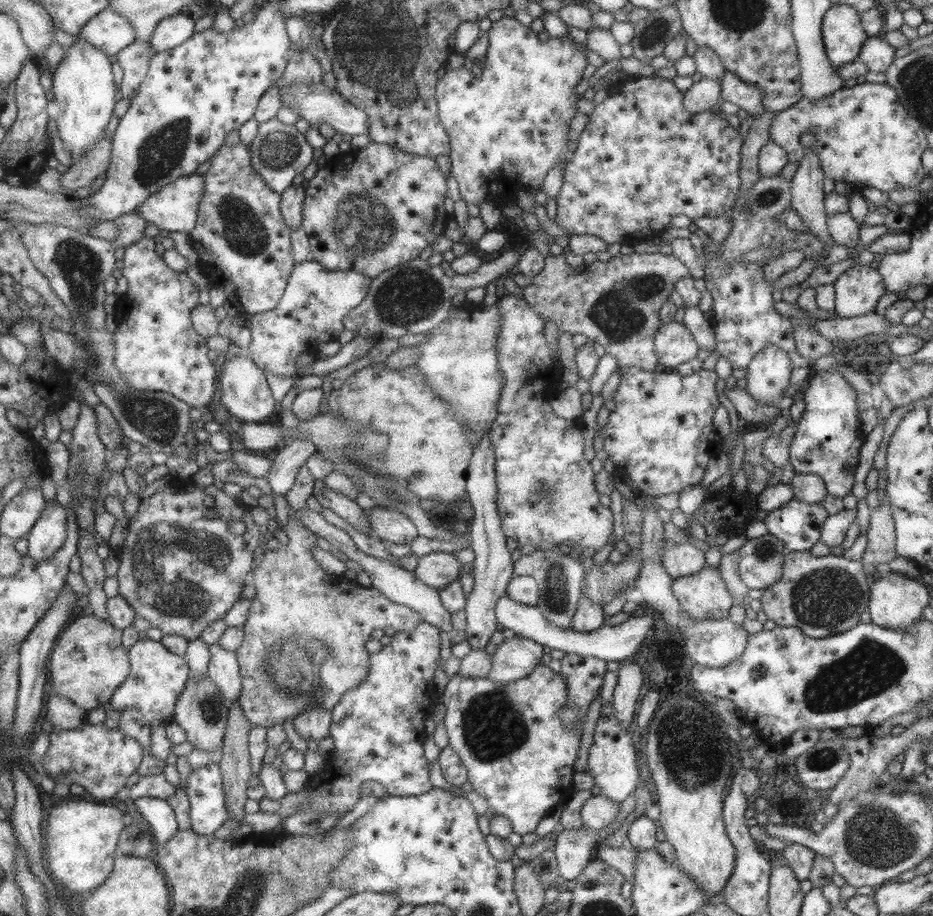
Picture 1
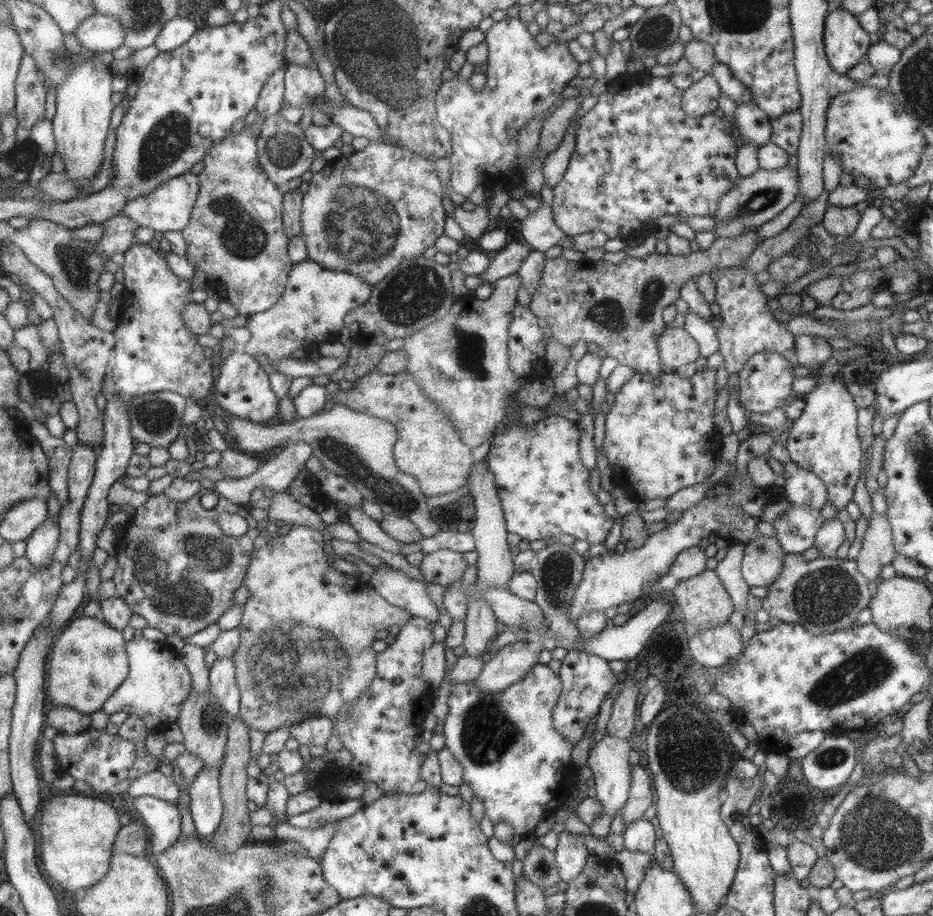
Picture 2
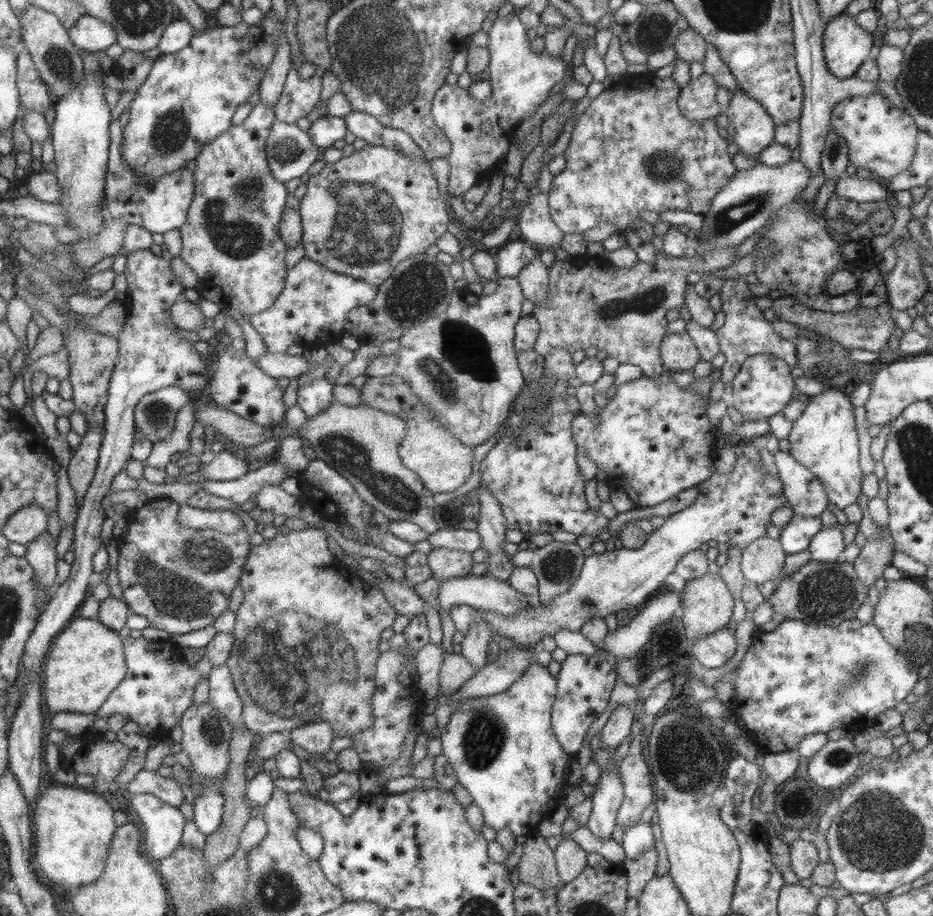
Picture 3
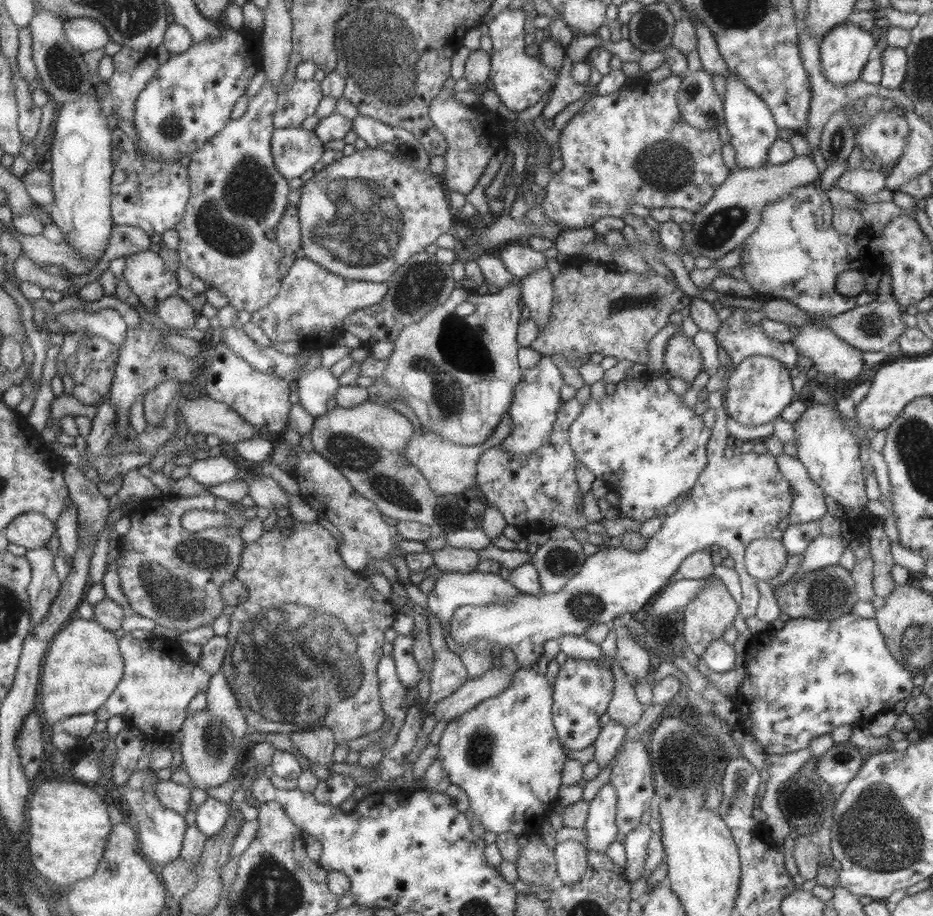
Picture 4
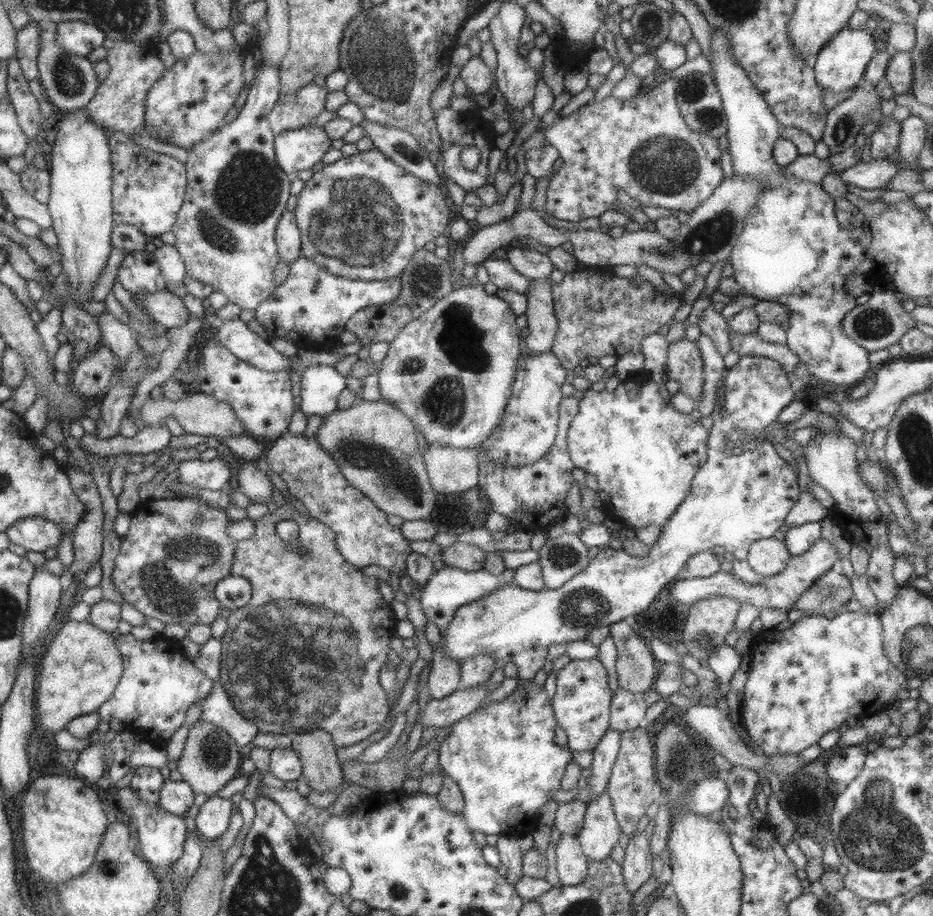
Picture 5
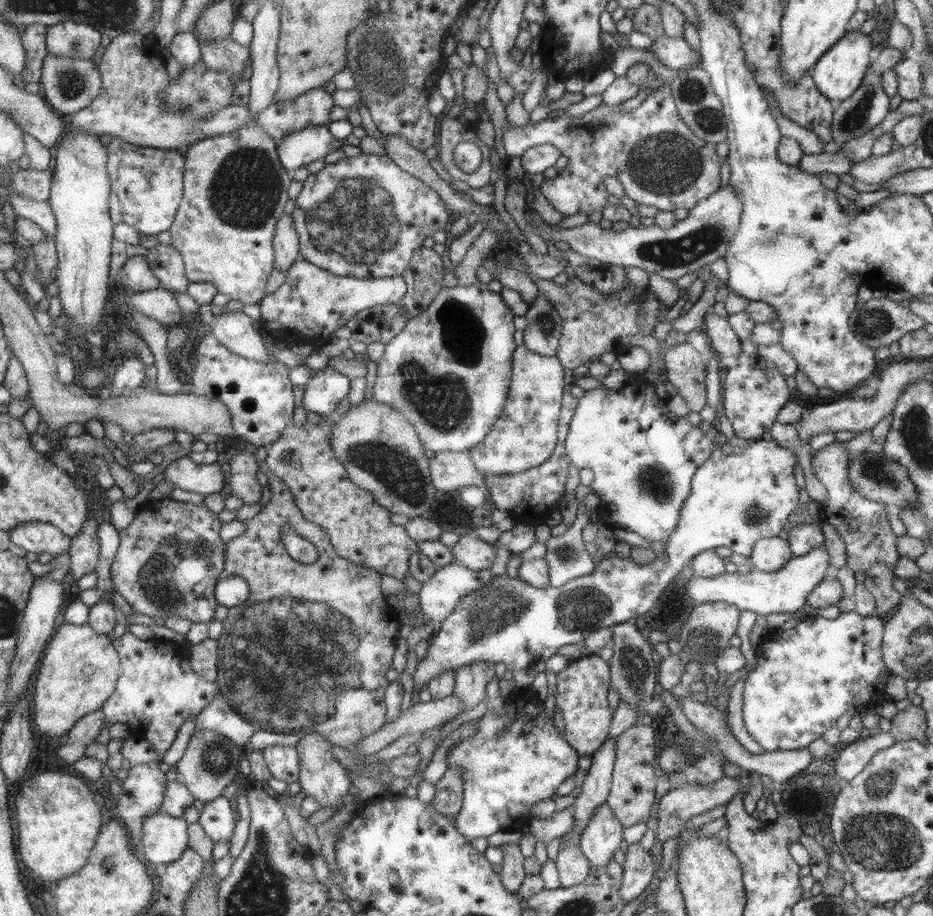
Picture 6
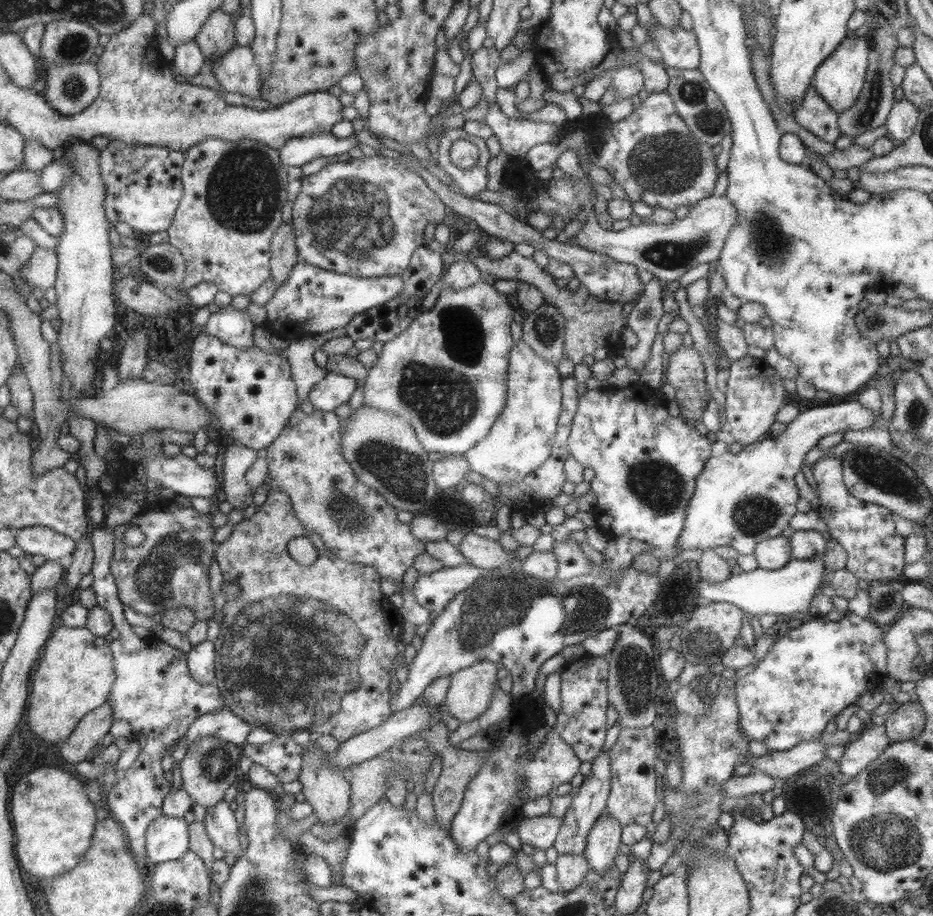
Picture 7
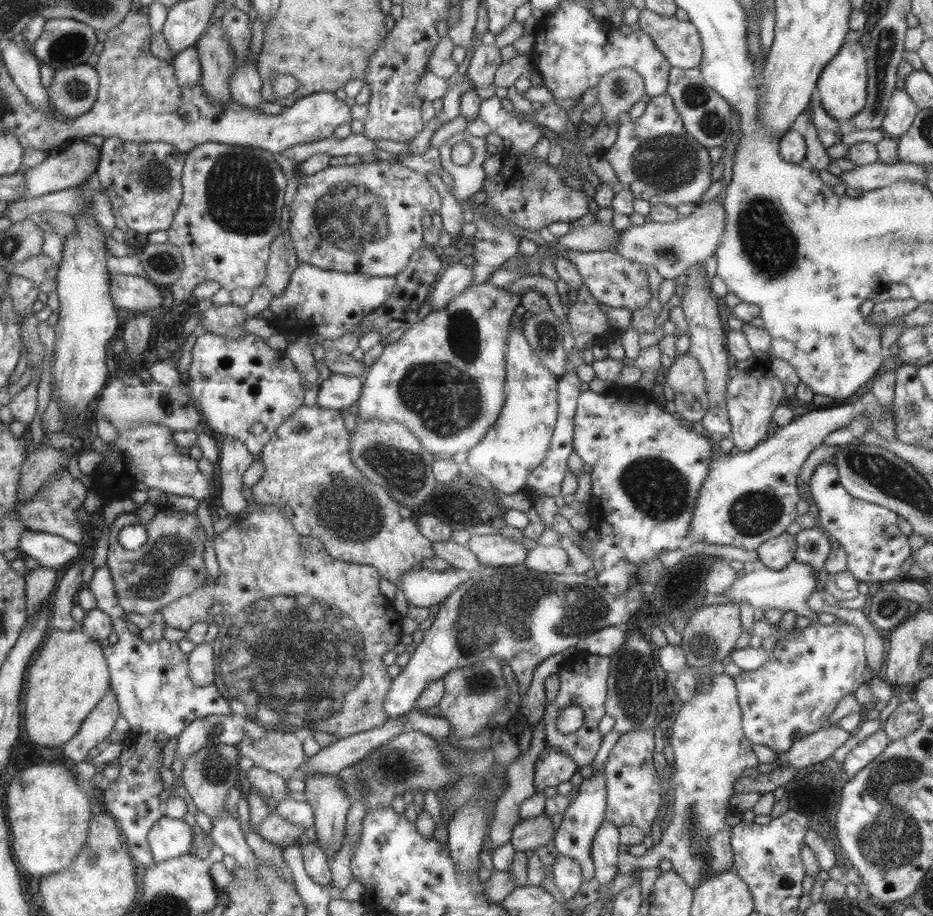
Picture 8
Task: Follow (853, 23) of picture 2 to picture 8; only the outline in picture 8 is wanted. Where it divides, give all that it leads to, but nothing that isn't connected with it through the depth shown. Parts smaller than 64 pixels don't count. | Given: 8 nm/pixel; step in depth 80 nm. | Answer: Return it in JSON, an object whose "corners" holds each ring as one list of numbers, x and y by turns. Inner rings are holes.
{"corners":[[844,41,837,54,825,64,817,80,815,92,820,98,820,105,835,120,844,124,865,102,867,70,866,54,859,41]]}

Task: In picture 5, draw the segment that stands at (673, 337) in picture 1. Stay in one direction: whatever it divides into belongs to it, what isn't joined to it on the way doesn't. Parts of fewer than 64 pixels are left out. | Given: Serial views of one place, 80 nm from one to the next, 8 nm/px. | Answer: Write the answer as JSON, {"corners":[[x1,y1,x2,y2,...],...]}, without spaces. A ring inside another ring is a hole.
{"corners":[[683,337,668,343,665,368,665,377,679,384,679,392,688,395,695,405,699,404,704,376,702,358,695,342]]}

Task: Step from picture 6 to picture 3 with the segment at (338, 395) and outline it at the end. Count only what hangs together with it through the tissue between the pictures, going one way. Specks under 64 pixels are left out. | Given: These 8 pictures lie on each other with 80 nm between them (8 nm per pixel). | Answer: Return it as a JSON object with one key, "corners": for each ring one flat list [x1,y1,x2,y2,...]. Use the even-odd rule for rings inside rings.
{"corners":[[324,377,298,386,296,396,296,405,307,418,315,417,319,412,326,410,334,400,332,384]]}

